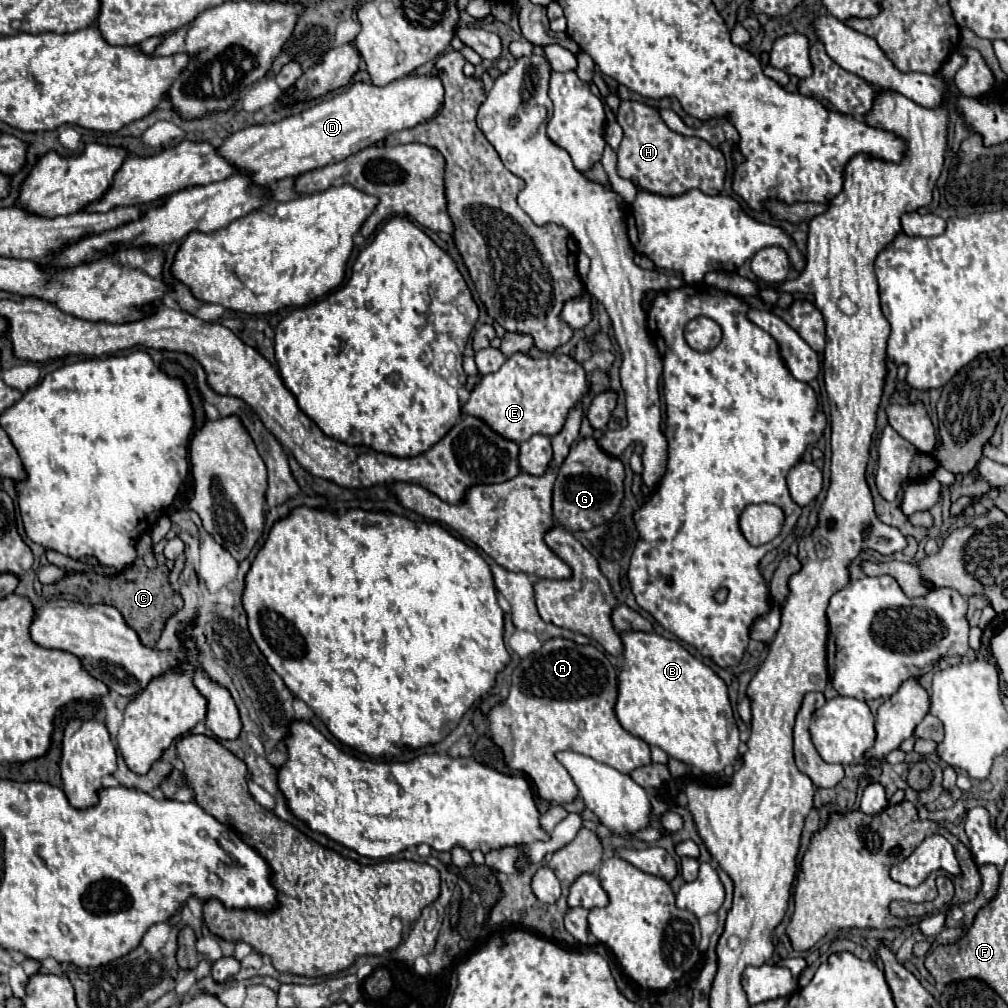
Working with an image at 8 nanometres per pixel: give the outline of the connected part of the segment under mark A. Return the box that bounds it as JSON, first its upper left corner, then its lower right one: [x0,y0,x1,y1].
[488,638,652,804]

